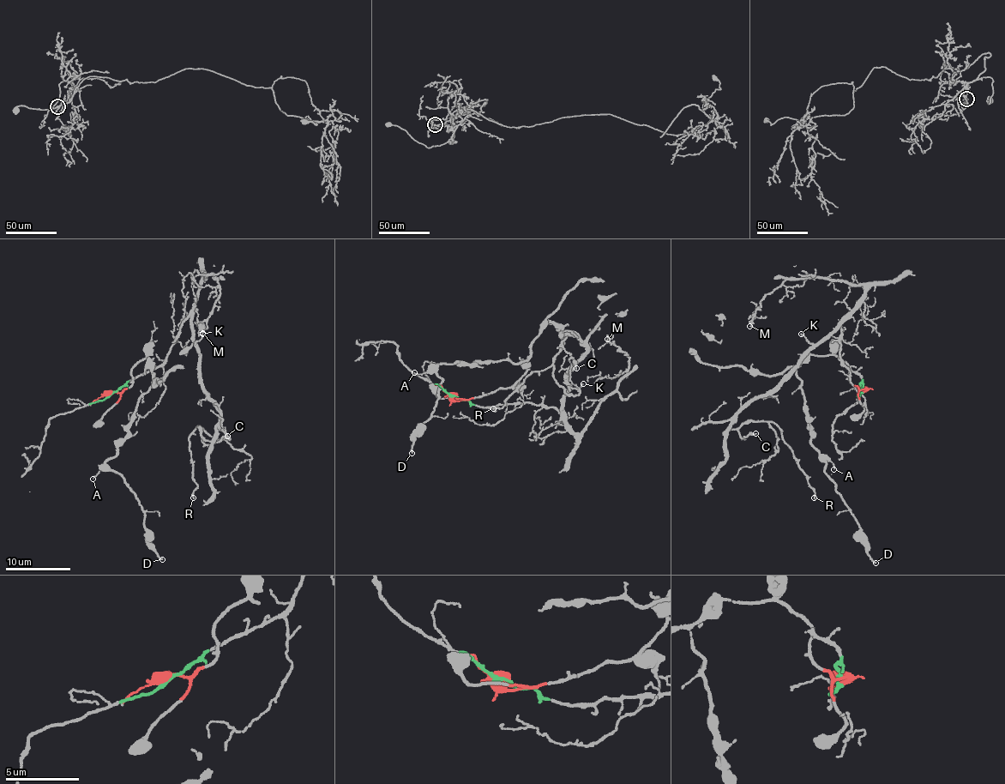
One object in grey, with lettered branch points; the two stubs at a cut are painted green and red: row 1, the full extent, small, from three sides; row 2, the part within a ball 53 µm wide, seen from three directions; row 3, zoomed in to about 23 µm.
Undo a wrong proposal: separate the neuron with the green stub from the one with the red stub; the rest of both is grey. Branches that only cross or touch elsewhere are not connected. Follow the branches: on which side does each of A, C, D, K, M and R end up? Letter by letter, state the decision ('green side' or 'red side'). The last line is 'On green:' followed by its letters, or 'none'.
A: red side
C: green side
D: red side
K: green side
M: green side
R: green side
On green: C, K, M, R

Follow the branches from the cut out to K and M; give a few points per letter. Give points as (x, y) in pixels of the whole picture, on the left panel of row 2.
K: (110, 394), (153, 370), (165, 359), (176, 335), (187, 319), (195, 343), (202, 334)
M: (110, 394), (157, 368), (189, 313), (202, 279), (214, 276), (219, 295), (201, 333)

